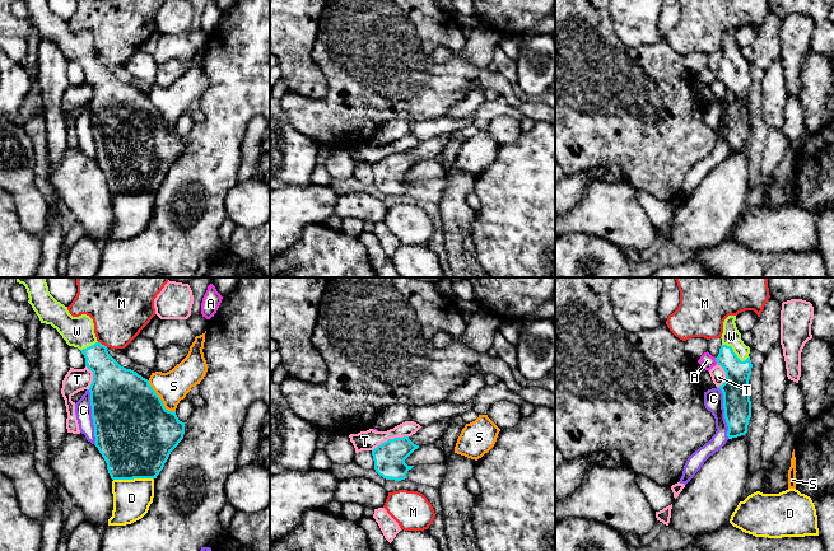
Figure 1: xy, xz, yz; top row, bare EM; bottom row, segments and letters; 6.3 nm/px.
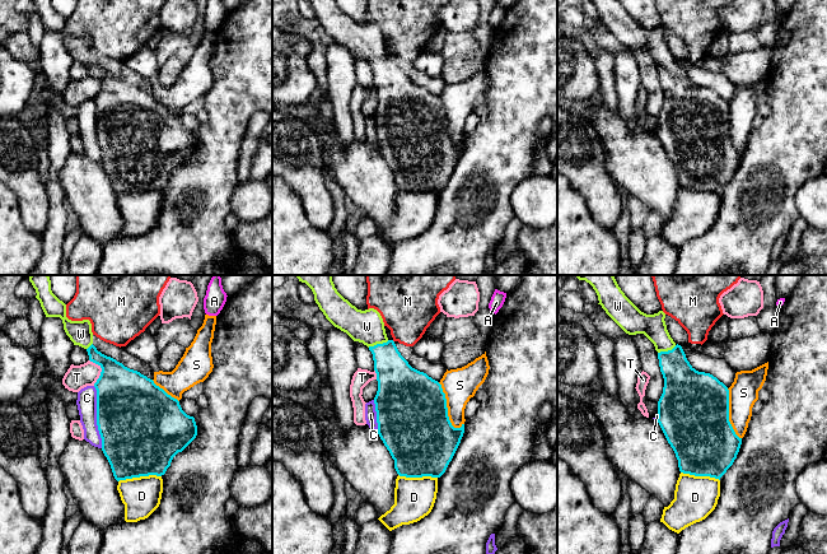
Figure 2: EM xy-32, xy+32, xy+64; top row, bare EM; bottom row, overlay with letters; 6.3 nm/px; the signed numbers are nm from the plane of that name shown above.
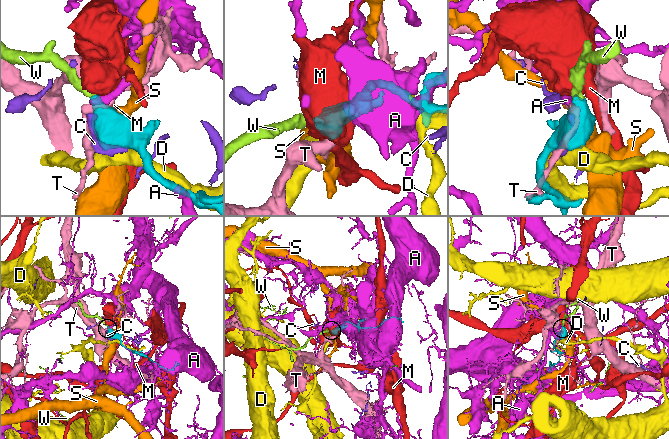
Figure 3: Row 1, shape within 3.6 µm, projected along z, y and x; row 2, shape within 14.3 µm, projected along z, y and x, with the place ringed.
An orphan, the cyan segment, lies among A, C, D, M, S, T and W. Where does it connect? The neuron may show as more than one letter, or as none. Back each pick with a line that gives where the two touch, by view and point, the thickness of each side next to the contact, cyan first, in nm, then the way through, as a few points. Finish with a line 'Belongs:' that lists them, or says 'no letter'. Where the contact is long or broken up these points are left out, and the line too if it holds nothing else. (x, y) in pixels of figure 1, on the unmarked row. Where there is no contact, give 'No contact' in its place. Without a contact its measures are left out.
W: Touches cyan at yz (735, 69). Thickness 180 nm (cyan) against 120 nm. Path across: yz (736, 107), (735, 69), (731, 51)
Belongs: W

